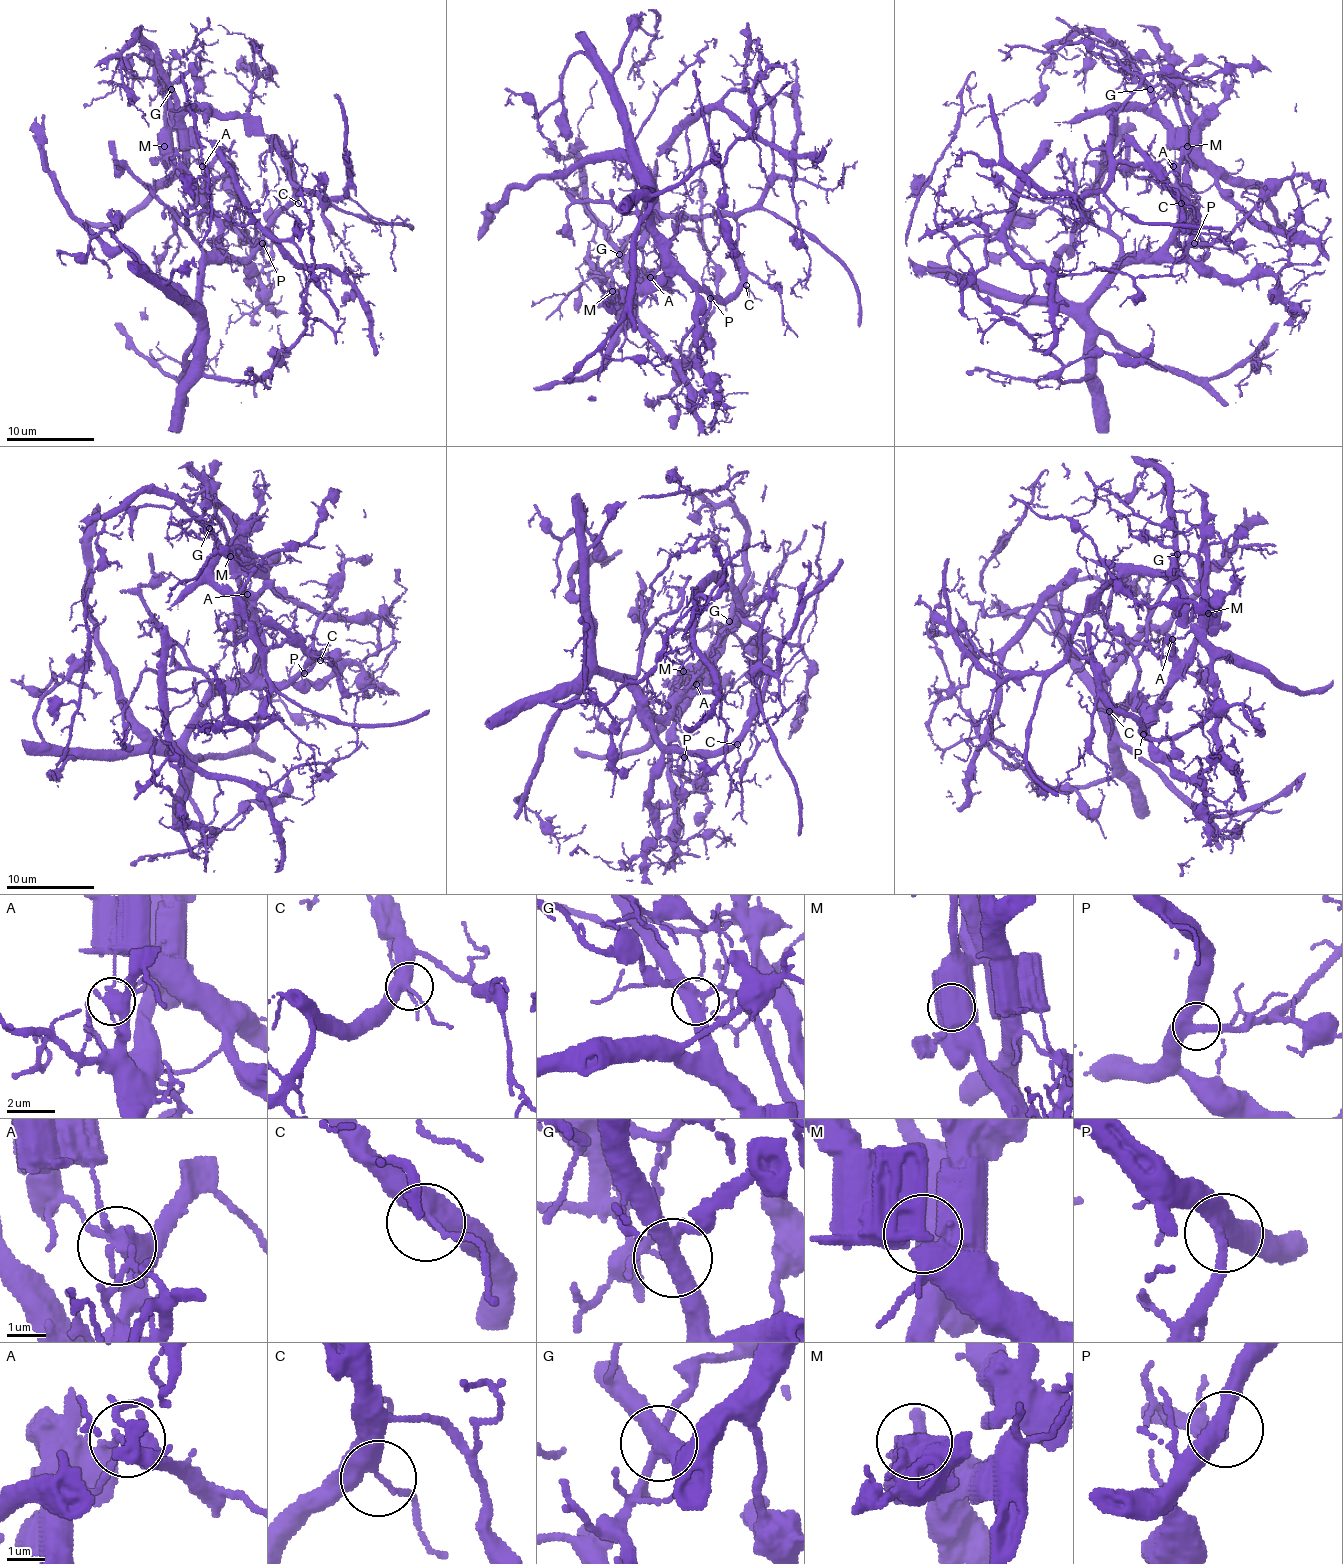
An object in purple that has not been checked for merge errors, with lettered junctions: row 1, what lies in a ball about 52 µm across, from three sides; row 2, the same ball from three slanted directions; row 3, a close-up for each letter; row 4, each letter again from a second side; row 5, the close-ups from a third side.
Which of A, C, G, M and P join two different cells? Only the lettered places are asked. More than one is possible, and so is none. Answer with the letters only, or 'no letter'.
A, G

